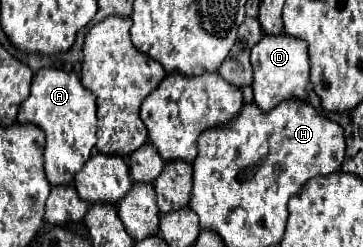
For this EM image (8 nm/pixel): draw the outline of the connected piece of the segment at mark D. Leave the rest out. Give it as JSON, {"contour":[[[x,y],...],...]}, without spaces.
{"contour":[[[286,34],[280,36],[264,36],[254,48],[250,56],[254,68],[254,102],[262,112],[272,110],[284,100],[306,100],[308,84],[310,84],[310,60],[306,52],[306,42],[300,38],[292,38]]]}

